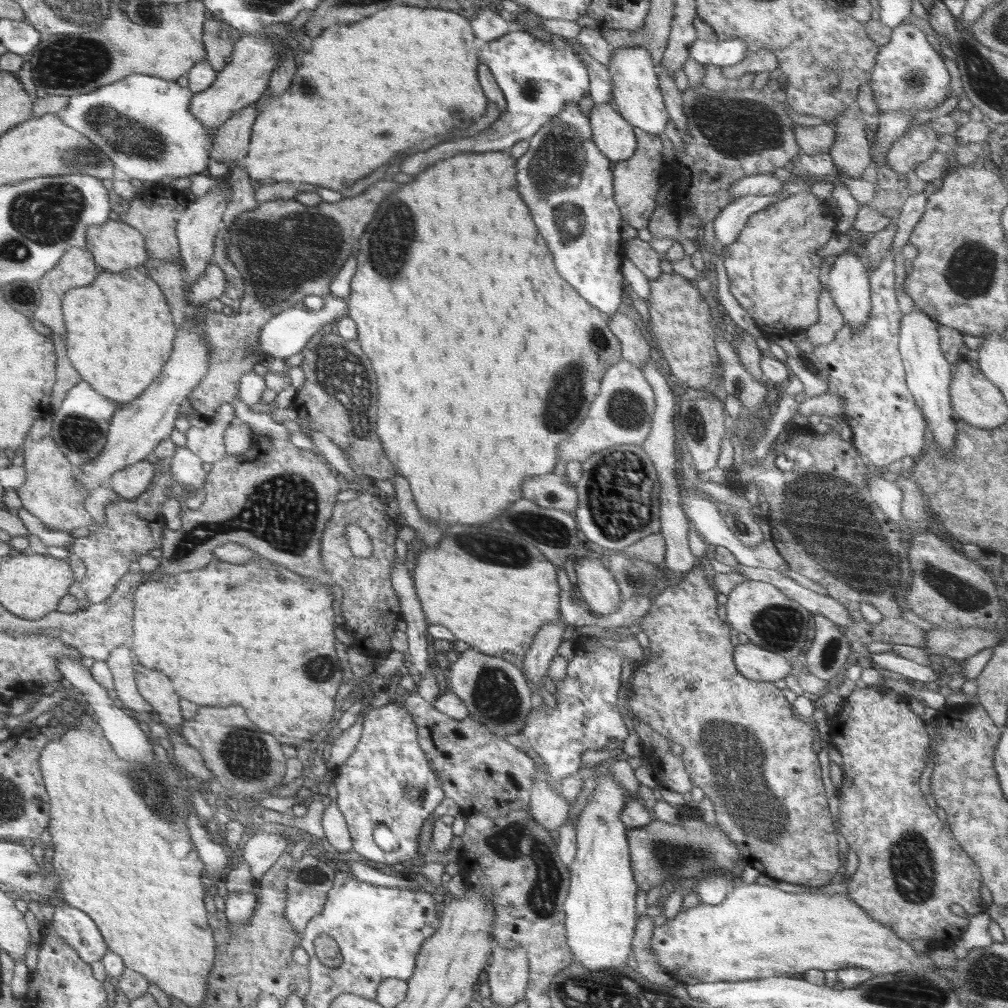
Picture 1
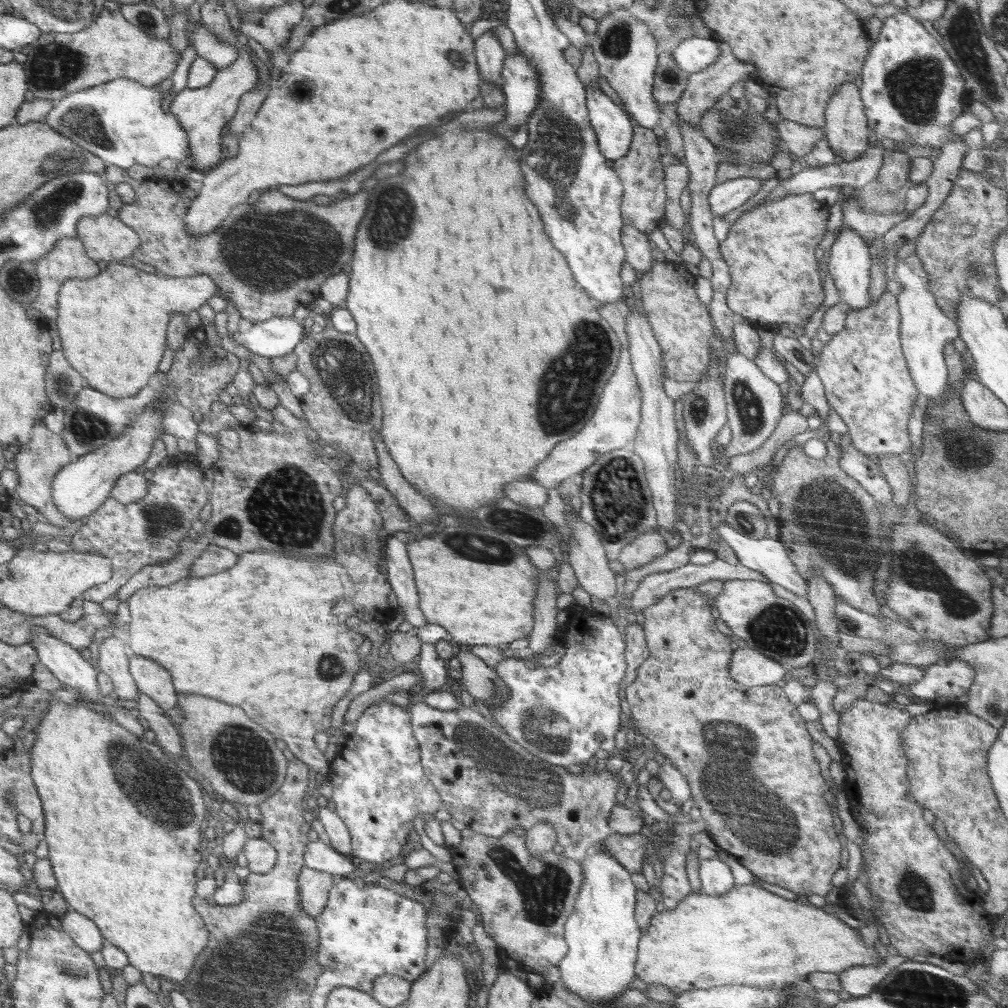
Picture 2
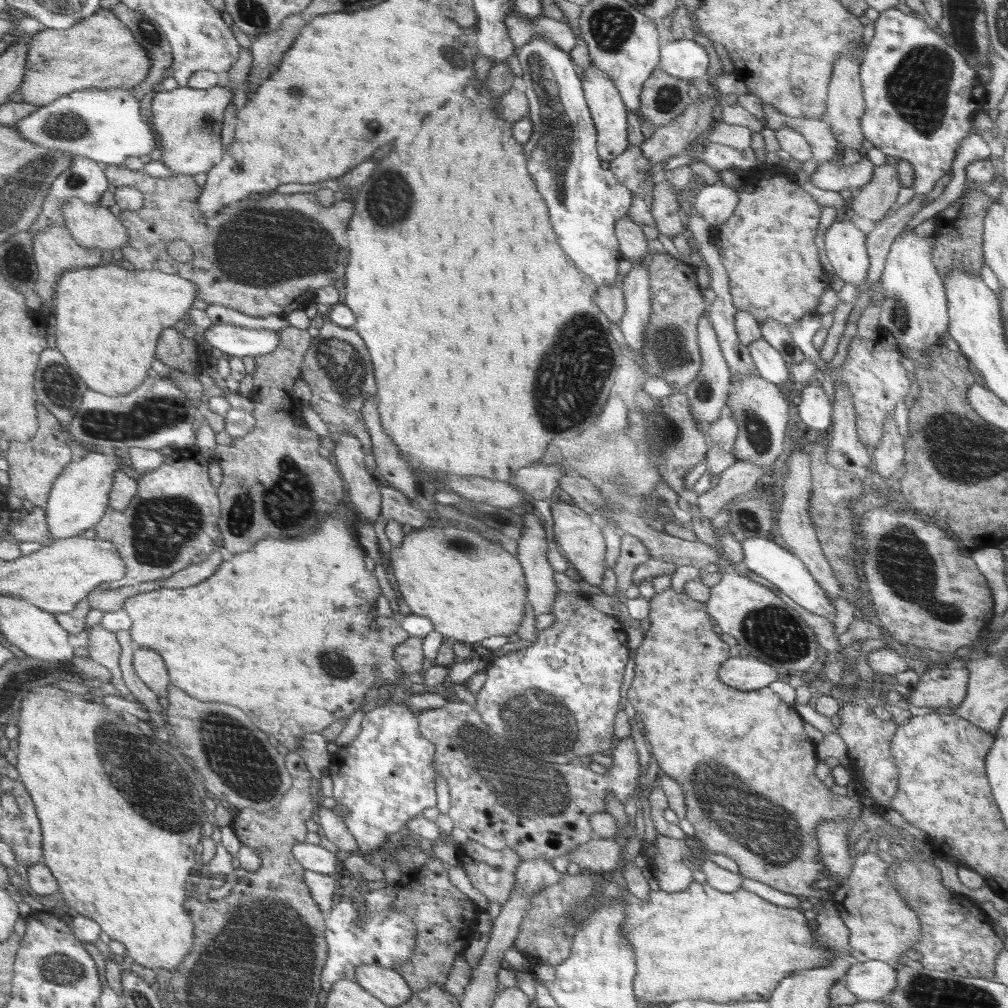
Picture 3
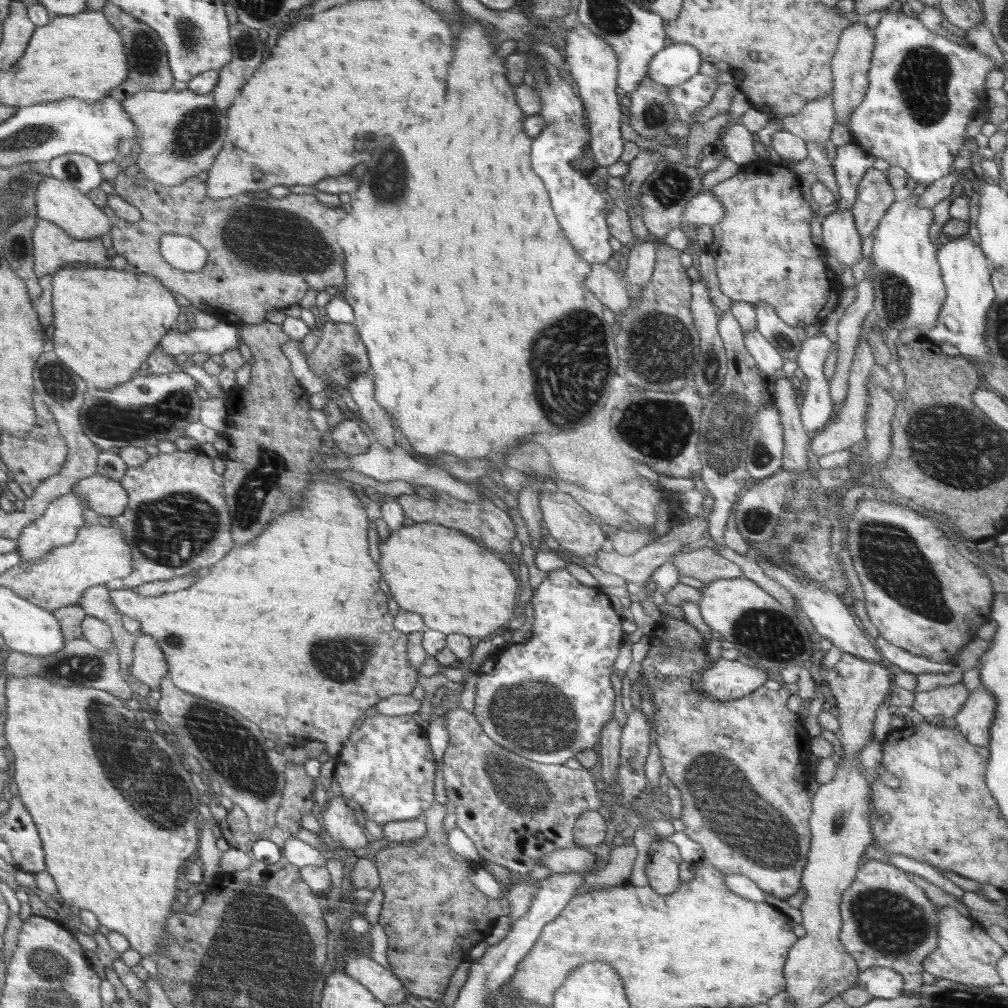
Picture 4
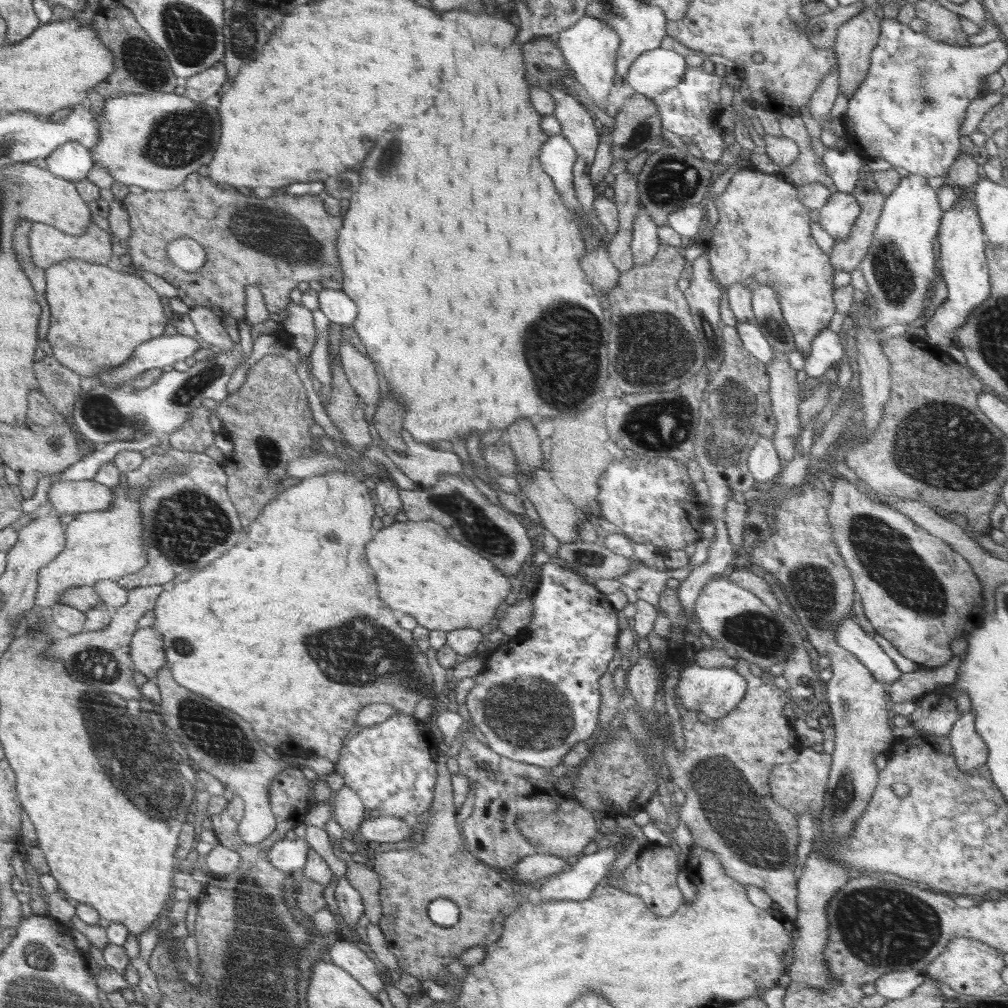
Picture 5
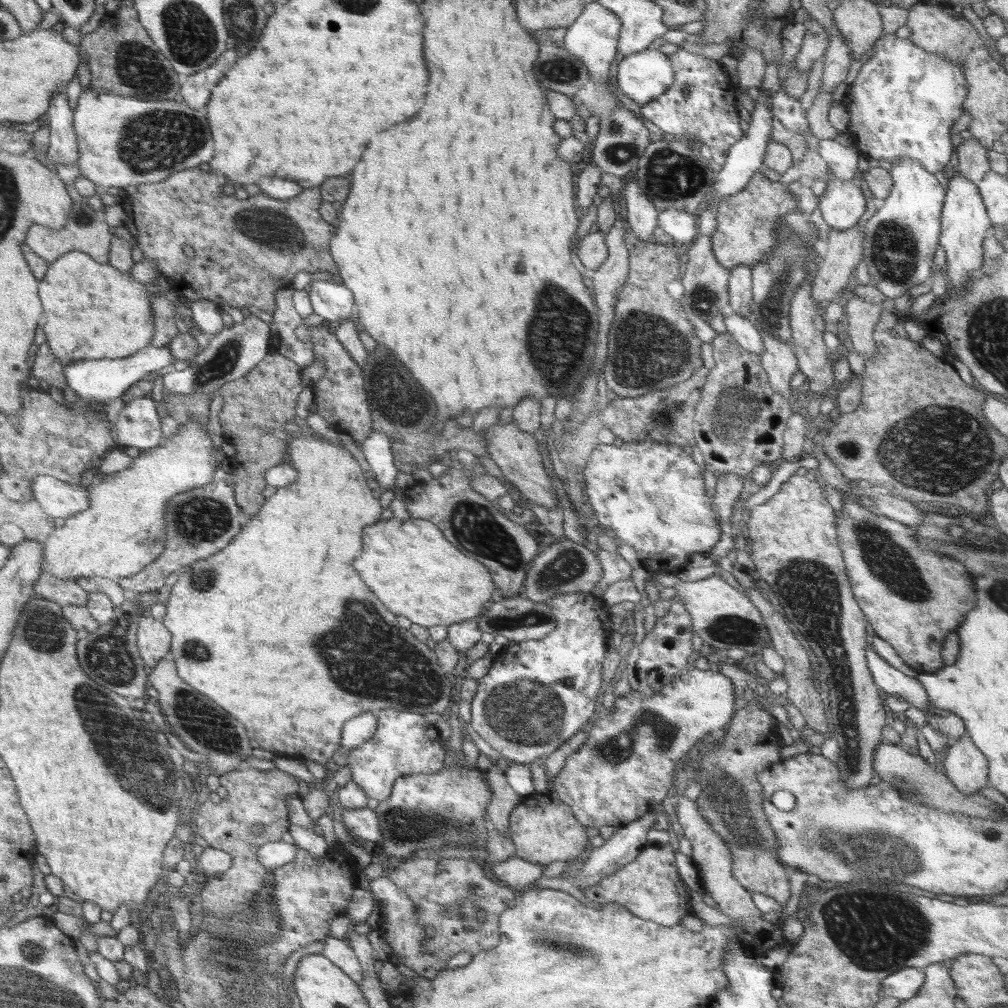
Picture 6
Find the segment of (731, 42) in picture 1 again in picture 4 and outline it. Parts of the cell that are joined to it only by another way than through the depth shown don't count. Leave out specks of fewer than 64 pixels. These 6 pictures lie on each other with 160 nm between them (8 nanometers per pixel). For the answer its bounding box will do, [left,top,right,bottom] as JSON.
[646,42,702,87]

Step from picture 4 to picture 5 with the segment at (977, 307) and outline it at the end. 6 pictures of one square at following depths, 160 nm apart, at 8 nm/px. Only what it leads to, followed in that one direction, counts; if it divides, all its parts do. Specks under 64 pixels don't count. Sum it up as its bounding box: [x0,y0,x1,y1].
[925,198,990,346]

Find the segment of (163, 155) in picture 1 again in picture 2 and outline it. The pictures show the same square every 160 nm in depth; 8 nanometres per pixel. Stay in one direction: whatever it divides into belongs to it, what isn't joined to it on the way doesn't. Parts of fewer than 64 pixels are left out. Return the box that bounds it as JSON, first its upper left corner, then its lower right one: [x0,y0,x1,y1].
[42,78,190,170]

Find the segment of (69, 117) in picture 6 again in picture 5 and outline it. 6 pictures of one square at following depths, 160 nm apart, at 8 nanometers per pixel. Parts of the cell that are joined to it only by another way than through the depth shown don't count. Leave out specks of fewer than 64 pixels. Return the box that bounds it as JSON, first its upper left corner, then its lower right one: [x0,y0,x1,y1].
[45,142,95,184]

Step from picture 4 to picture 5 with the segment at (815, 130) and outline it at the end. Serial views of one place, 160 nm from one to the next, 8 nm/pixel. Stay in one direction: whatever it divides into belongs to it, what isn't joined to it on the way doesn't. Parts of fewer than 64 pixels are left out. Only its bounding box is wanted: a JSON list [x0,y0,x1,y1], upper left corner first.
[806,65,840,129]

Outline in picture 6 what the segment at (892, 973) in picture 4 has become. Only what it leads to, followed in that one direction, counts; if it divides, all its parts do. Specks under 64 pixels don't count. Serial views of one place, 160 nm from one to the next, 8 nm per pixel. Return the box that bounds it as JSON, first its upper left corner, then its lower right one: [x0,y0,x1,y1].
[881,967,925,1000]

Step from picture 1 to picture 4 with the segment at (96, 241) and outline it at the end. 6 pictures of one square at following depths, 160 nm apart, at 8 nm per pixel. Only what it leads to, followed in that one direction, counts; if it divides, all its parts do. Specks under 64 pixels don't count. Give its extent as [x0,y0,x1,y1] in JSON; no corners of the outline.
[36,176,112,240]

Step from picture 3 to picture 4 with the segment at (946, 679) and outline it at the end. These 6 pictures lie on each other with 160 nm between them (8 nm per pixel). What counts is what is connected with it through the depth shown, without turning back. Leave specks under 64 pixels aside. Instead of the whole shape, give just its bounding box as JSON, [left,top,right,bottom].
[912,682,969,723]

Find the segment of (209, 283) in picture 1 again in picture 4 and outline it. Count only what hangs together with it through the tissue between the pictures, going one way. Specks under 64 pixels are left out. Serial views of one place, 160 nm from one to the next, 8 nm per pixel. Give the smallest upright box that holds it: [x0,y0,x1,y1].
[52,266,180,389]

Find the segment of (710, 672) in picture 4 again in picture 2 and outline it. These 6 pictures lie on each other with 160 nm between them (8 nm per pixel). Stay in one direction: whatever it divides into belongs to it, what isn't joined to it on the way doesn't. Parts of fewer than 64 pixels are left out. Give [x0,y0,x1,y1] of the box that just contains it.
[729,648,789,687]

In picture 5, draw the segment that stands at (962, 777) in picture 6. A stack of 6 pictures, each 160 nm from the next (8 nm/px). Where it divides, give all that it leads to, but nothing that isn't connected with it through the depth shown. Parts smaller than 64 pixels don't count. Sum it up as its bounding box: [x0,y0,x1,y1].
[948,710,987,772]

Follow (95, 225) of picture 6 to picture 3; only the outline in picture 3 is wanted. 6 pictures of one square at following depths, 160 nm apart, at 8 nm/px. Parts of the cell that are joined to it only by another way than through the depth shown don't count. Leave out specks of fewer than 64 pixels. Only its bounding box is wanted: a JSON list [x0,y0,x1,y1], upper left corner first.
[33,225,102,312]

